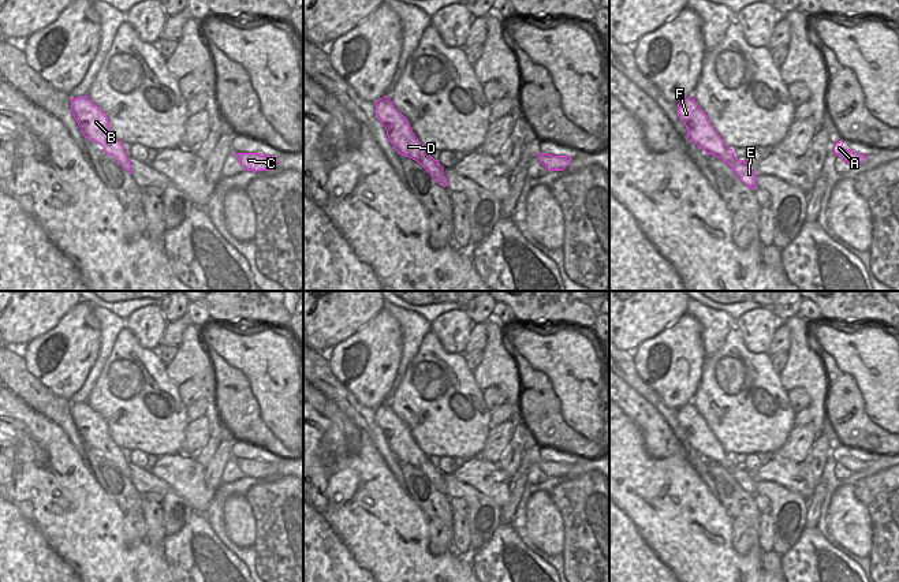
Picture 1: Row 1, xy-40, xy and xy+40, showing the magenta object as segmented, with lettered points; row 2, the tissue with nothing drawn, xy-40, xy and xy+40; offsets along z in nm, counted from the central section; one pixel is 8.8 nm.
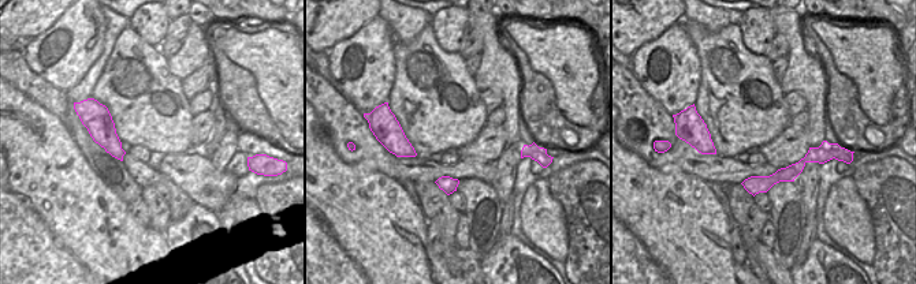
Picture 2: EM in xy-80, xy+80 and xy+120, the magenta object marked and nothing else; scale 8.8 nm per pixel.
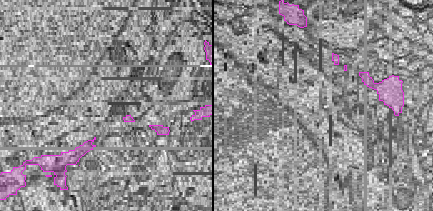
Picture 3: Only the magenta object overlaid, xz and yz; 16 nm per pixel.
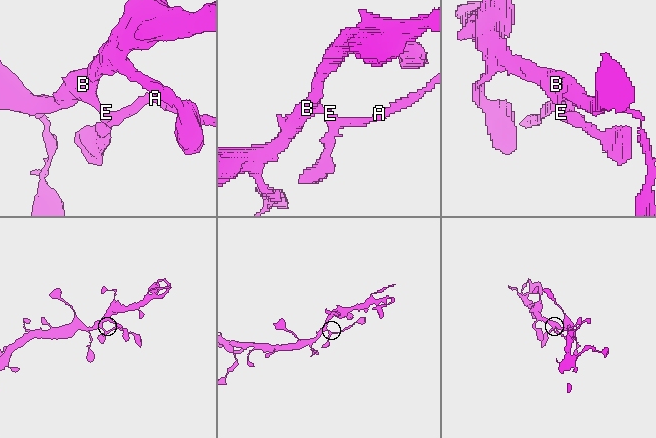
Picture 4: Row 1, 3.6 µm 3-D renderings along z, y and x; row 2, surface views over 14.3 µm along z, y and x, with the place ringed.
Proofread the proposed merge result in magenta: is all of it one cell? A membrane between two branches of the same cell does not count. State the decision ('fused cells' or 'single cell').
single cell

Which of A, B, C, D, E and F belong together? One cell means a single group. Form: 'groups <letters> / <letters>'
groups A B C D E F

